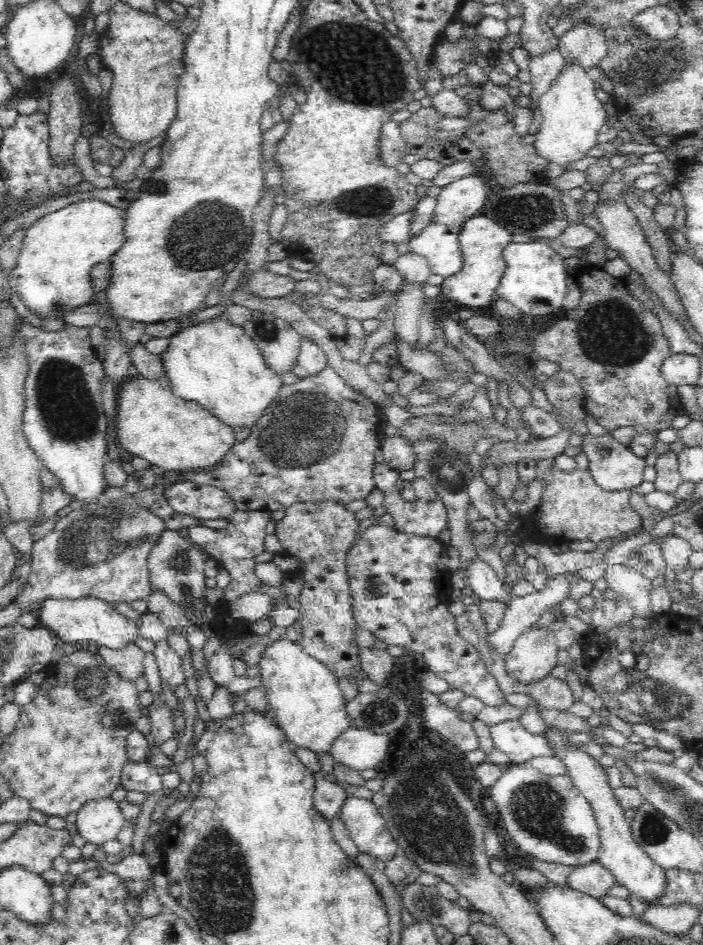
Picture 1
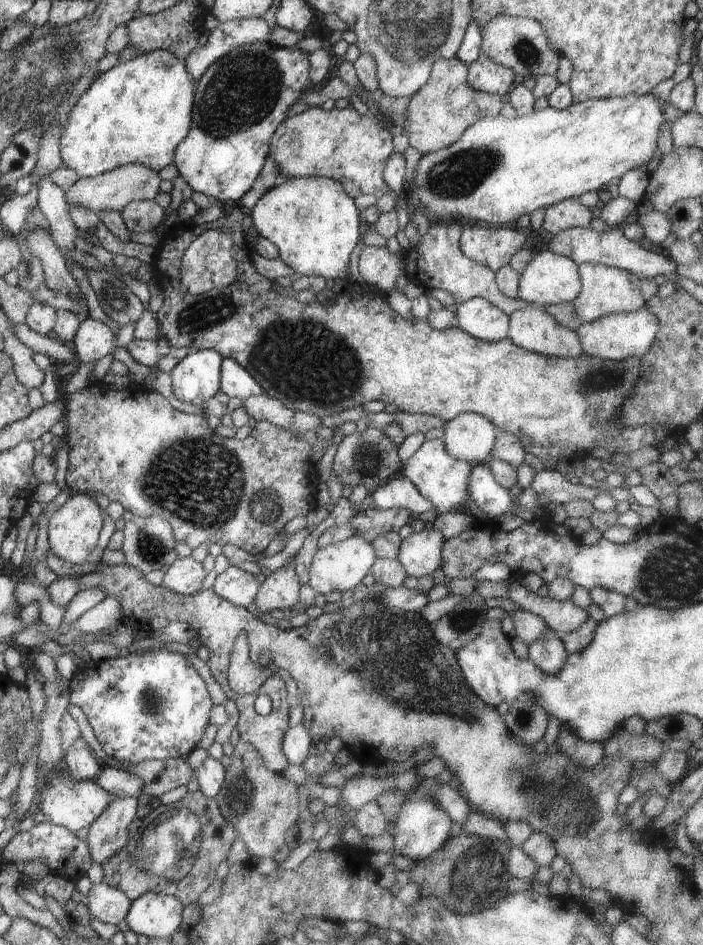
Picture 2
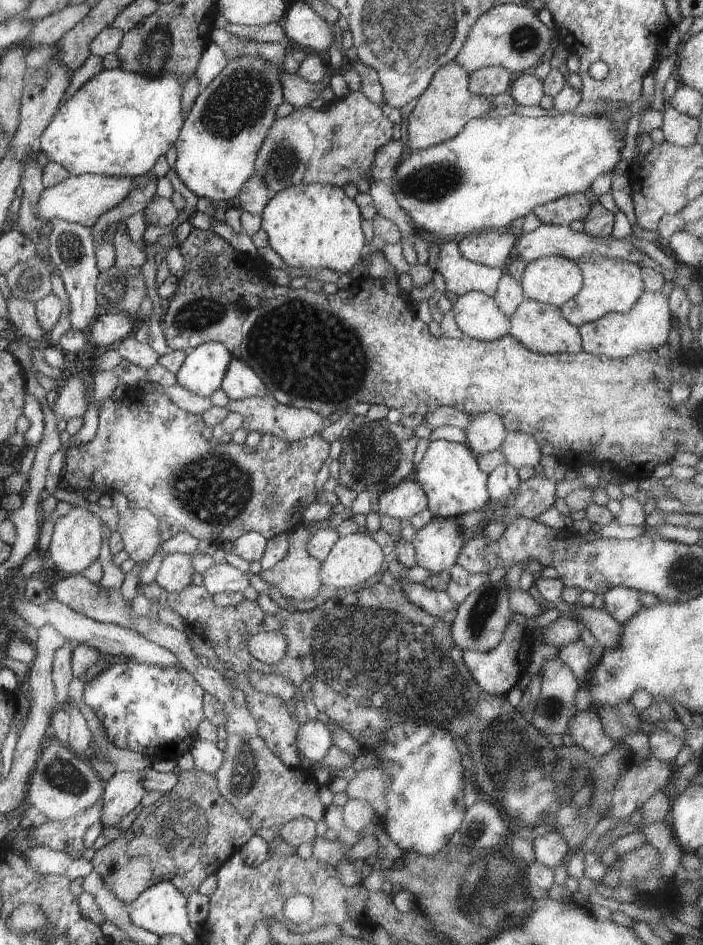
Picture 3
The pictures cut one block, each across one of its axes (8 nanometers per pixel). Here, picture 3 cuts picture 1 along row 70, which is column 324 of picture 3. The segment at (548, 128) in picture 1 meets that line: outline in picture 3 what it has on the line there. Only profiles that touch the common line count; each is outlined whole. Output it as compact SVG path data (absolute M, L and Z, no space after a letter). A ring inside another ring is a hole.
M365 530L353 535L340 537L328 553L326 560L321 562L319 568L321 584L337 589L345 588L348 591L356 590L360 588L364 581L368 580L370 576L374 576L380 570L382 560L384 560L384 556L382 556L378 544Z

